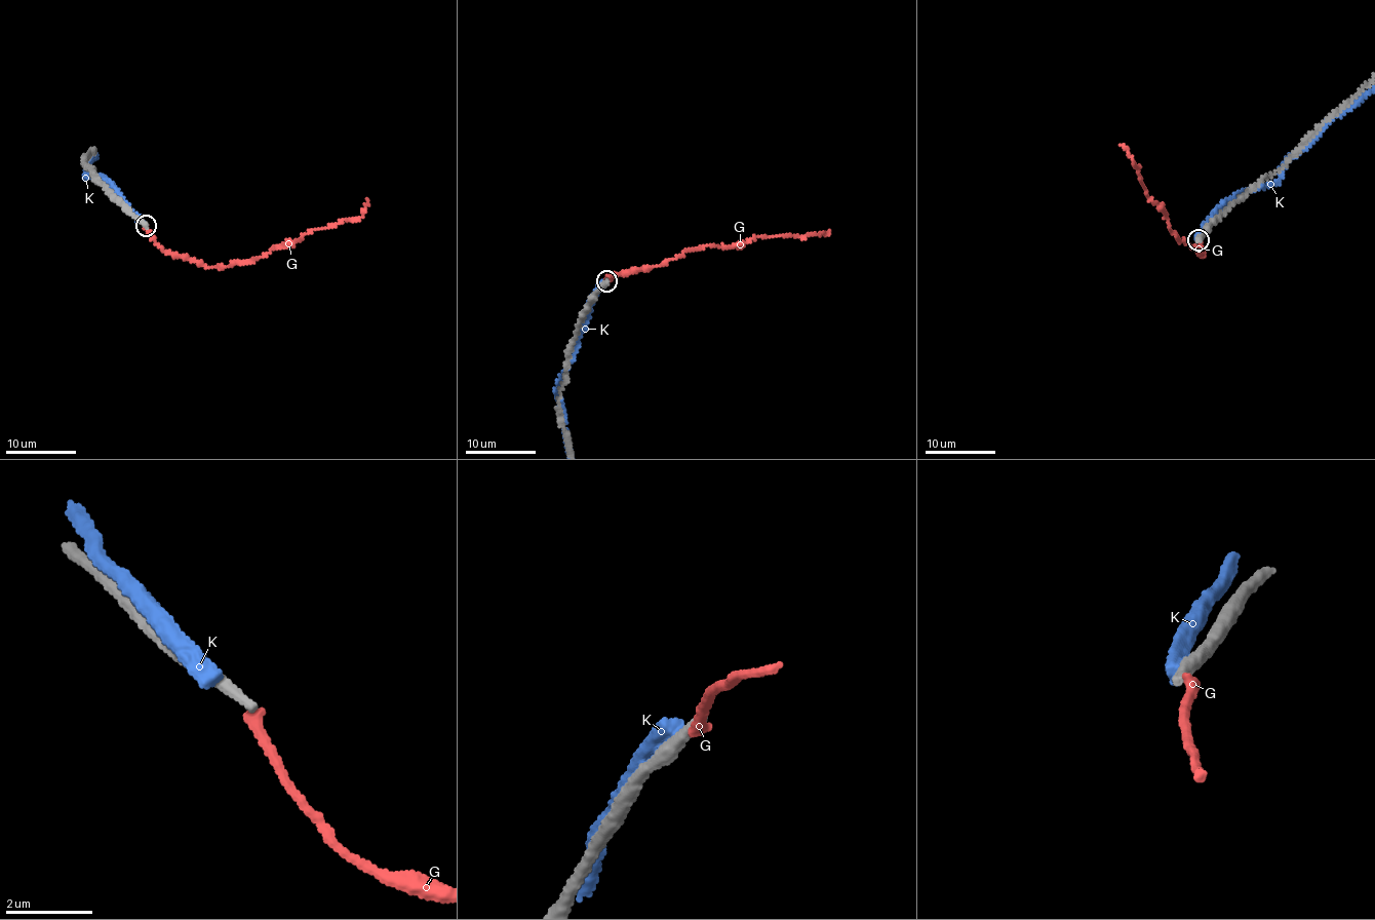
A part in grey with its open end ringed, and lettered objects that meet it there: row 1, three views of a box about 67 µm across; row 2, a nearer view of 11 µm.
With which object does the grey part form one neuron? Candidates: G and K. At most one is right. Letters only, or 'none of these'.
none of these

